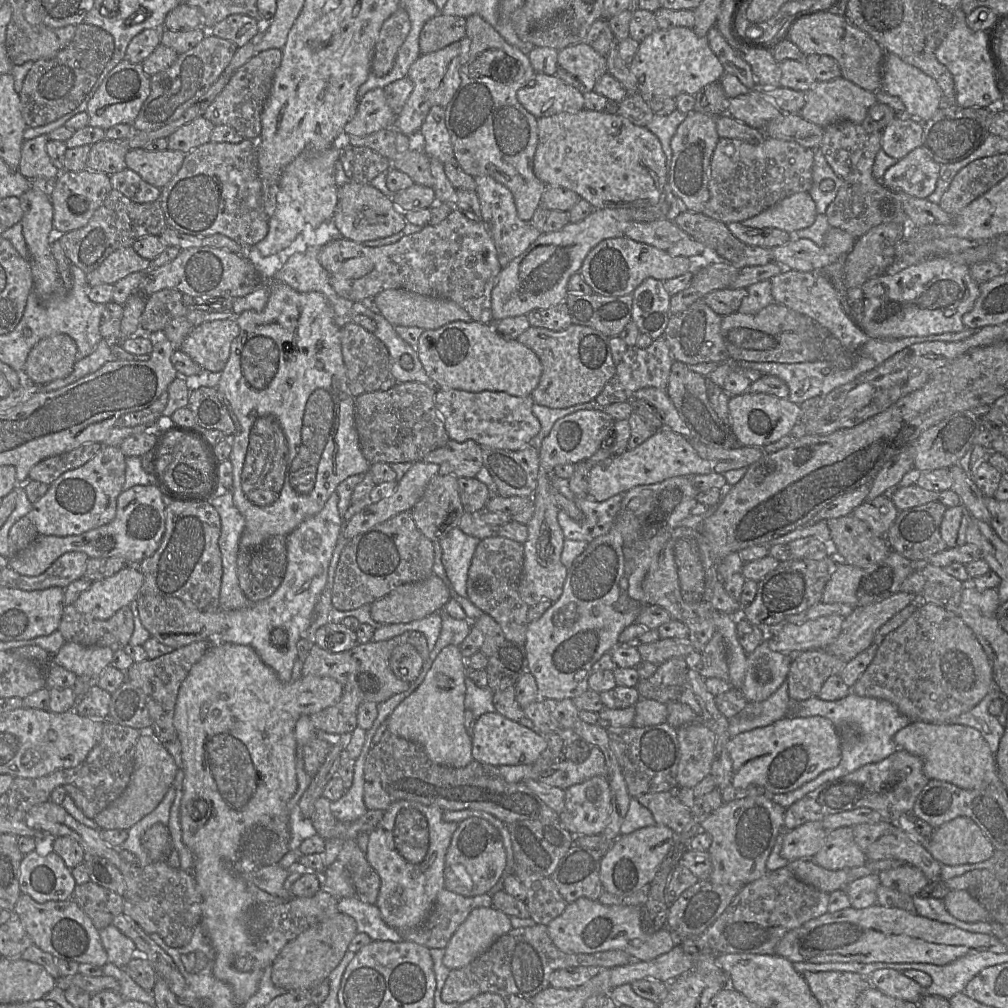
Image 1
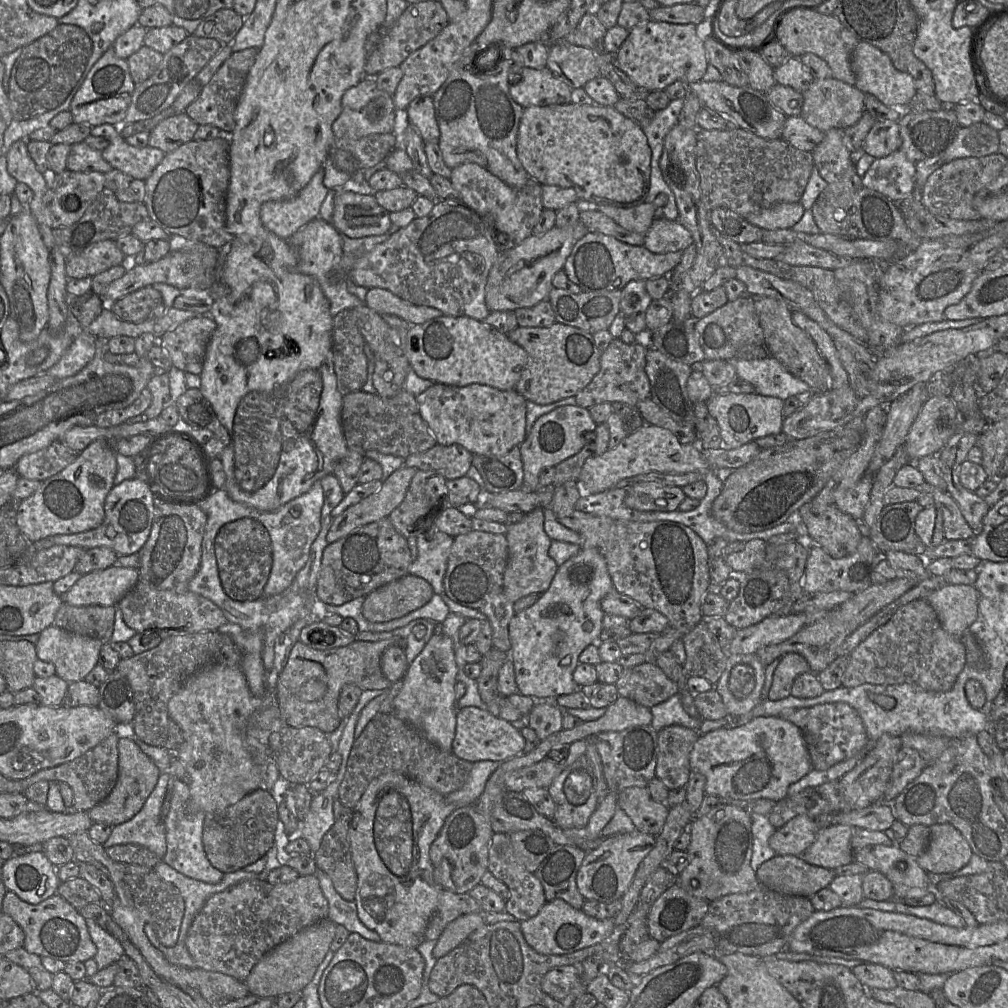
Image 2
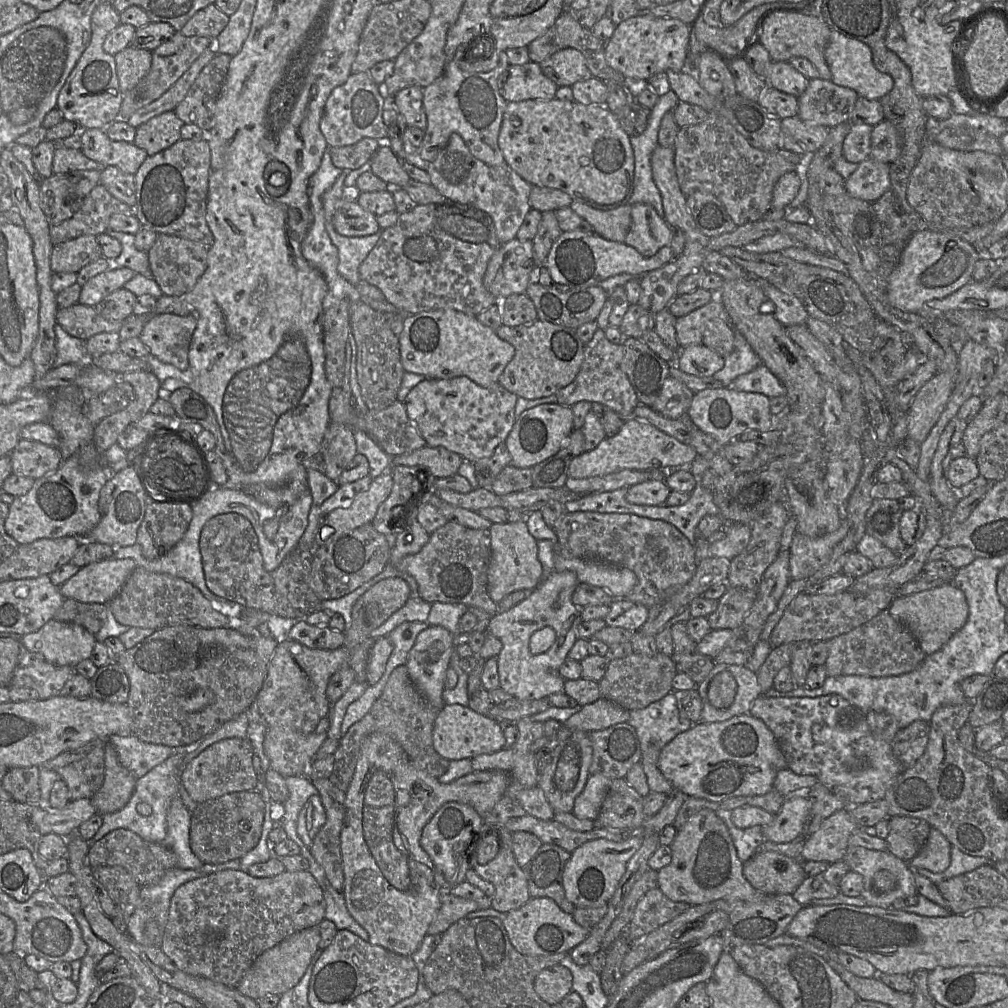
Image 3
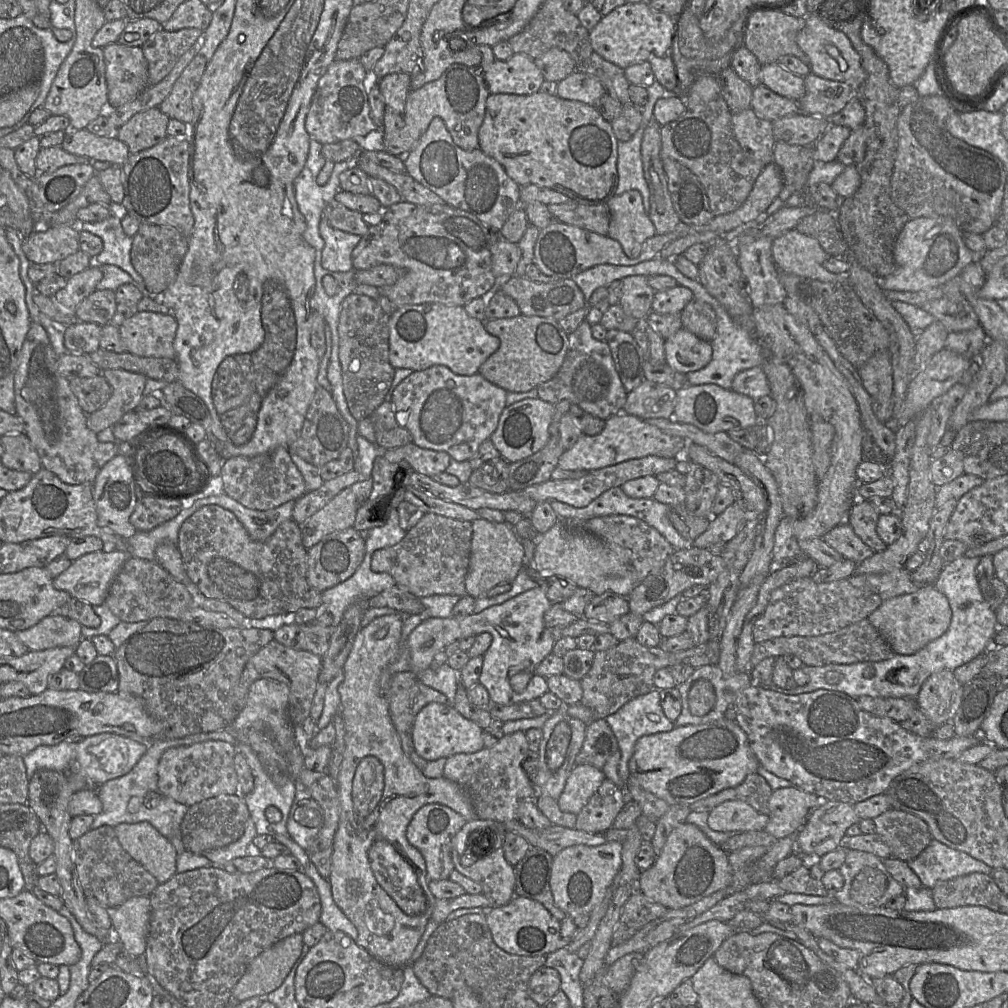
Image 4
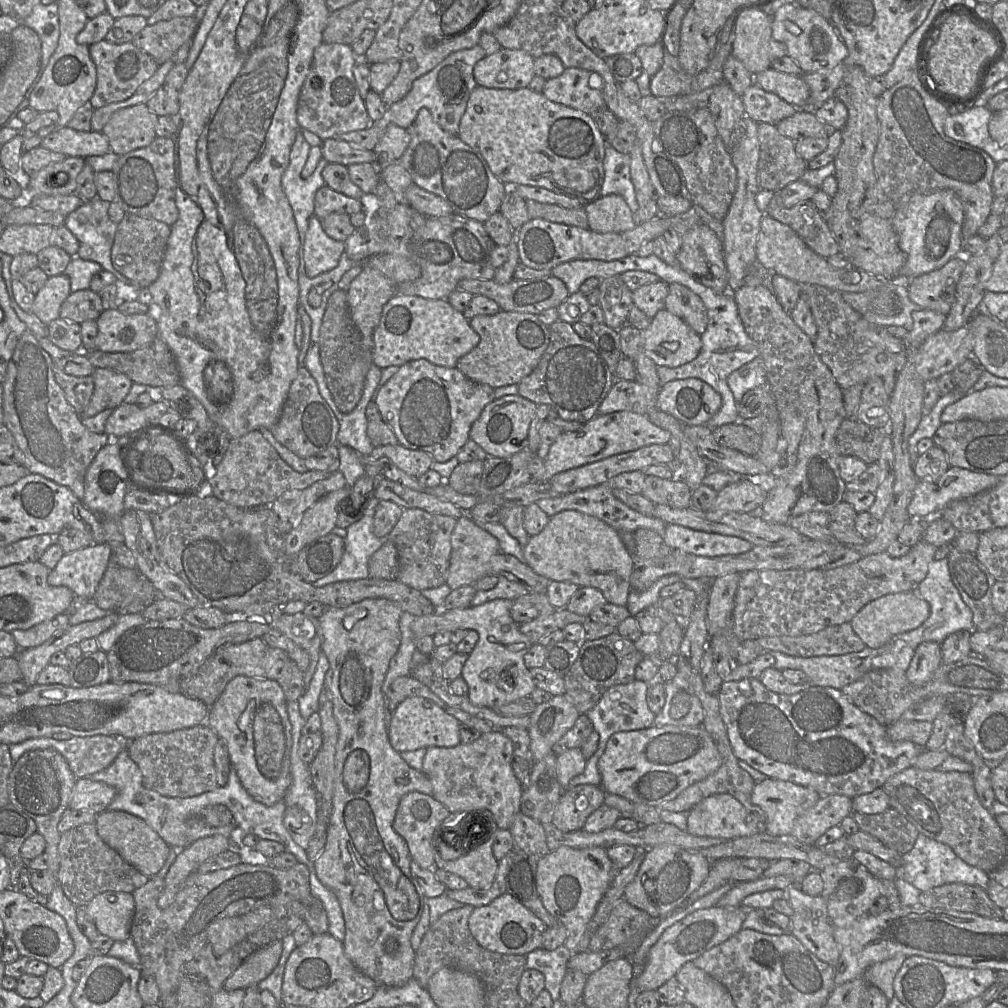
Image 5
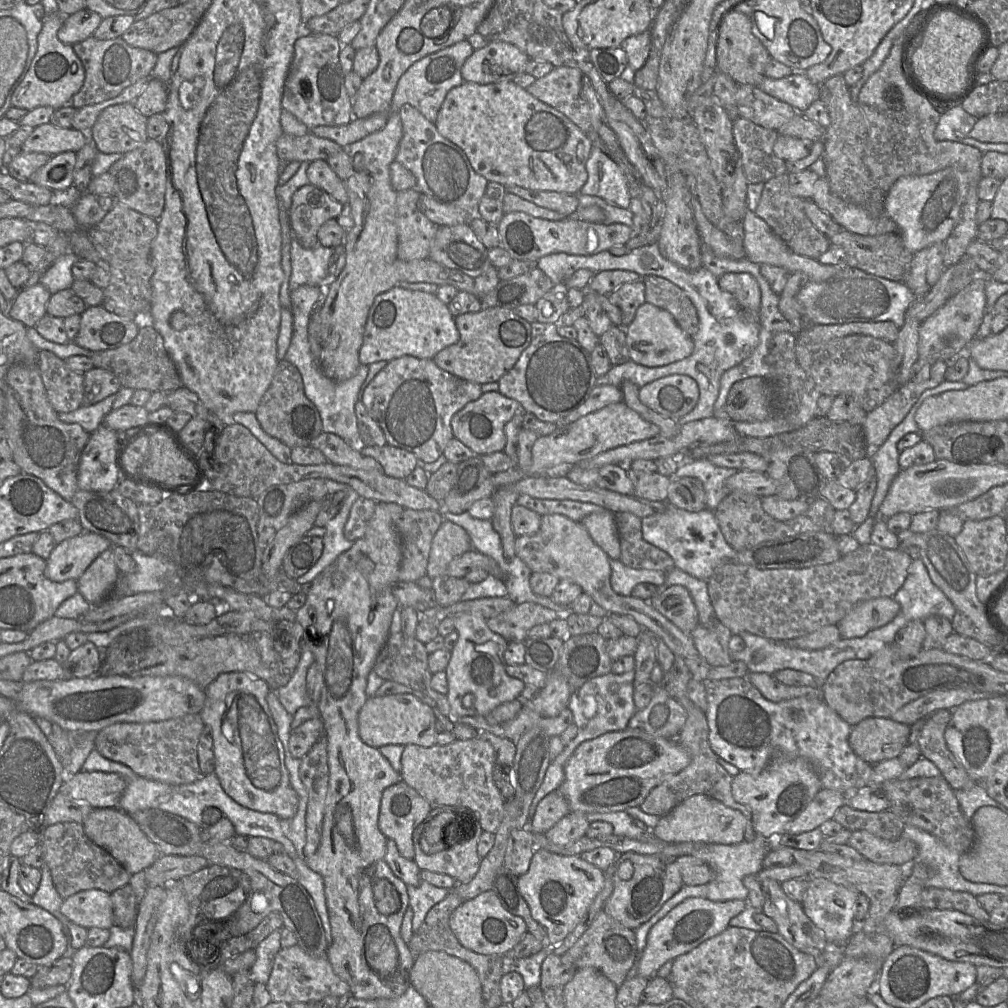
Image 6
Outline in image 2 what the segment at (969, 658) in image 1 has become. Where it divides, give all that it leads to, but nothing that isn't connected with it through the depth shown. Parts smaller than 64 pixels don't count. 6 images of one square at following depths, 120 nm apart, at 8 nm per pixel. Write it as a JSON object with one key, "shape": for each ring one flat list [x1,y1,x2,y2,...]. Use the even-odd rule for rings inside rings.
{"shape":[[918,599,899,608,891,619,873,631,848,655,849,661,842,678,844,687,863,684,915,684,928,691,949,691,967,664,966,648,962,638,950,635,942,627,937,613,924,599]]}

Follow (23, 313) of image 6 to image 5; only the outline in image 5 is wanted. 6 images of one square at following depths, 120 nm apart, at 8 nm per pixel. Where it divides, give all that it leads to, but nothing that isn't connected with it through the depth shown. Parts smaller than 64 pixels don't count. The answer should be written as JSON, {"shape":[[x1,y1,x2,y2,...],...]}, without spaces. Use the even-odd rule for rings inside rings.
{"shape":[[65,274,49,277,45,285,35,294,32,313,44,324,60,318,60,308,72,293,70,279]]}

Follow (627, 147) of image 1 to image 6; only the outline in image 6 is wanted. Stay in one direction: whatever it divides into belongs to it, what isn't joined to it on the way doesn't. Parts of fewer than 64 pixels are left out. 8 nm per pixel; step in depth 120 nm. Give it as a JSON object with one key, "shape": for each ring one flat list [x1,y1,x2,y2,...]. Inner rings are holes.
{"shape":[[512,80,490,84,464,81,447,93,434,124,443,137,465,152,473,169,489,182,578,194,587,181,586,162,593,148,587,134,564,114,541,102]]}

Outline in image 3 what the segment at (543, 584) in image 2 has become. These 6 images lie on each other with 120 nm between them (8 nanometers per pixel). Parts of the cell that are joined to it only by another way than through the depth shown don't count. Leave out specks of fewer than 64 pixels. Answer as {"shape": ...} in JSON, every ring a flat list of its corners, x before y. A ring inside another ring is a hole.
{"shape":[[525,520,493,523,488,531,492,556,487,589,493,601,498,603,513,592,537,588,543,581,546,571,538,558,538,541,529,533]]}

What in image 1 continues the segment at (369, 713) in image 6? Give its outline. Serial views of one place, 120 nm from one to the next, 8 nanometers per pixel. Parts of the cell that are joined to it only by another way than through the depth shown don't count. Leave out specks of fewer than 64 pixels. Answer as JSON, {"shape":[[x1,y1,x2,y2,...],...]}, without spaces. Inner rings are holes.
{"shape":[[497,712,483,714,475,720,471,740,473,759,496,767,533,764,548,747,542,735]]}

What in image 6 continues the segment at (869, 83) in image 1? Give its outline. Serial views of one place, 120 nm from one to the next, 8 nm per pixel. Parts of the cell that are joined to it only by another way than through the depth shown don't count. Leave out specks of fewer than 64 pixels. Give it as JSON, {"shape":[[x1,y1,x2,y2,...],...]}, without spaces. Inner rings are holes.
{"shape":[[739,11,724,15,718,29,716,45,716,71,730,76,738,85,751,84,759,87,764,78,766,63,772,59,766,47,751,31,750,18]]}

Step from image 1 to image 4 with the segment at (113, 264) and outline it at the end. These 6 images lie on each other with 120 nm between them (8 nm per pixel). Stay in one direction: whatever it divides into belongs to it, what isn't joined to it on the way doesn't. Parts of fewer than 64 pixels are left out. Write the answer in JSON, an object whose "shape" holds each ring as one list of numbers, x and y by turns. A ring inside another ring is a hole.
{"shape":[[42,226,23,237,21,248,31,263,55,264,79,251,75,226]]}

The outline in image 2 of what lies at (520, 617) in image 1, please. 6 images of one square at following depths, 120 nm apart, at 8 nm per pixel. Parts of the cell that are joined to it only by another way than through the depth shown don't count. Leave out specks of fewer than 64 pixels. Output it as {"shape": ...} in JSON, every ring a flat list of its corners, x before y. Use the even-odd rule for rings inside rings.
{"shape":[[471,530,454,537,443,579,443,593,452,601,476,609,487,616,492,626,493,648,510,652,509,623,516,615,514,603,504,592,504,573,509,558,505,535]]}

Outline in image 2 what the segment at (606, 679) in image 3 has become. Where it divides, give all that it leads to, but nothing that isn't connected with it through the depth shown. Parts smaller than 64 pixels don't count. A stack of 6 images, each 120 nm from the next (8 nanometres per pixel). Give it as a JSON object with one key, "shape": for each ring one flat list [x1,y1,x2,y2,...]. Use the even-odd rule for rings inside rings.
{"shape":[[649,661,625,668,615,686,620,697,648,708,666,701,680,691,676,682]]}

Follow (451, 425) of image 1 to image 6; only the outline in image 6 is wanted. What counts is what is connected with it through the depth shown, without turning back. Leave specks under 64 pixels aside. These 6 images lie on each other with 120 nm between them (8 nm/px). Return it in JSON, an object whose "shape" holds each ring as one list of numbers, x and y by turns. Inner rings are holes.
{"shape":[[402,356,387,362,363,389,359,401,382,429,387,445,413,453,419,462,430,463,442,456,447,443,454,438,451,428,452,417,466,404,480,398,483,393,480,384,461,379,439,368,433,360]]}

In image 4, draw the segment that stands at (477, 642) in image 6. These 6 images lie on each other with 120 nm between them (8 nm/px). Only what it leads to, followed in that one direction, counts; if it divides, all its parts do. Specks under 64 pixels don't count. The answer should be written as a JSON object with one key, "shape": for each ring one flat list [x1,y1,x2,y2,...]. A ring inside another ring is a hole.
{"shape":[[535,587,500,605,485,609,480,613,456,618,425,618,408,638,411,654,412,672,418,674,431,668,437,653,455,641,466,637,477,636,481,633,492,635,492,643,483,657,482,671,479,684,483,685,493,703,511,705,539,699,549,692,545,676,535,672,535,668,549,654,552,654,556,637,552,629,545,626,544,614,551,607,552,602,547,598,546,592,541,587],[528,671,531,679,521,692,516,692,512,687,512,678,518,673]]}

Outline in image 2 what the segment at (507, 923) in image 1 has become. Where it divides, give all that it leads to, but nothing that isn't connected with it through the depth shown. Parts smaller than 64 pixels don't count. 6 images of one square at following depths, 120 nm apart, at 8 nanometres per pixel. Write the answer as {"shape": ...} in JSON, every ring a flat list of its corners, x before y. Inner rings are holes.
{"shape":[[480,913,459,916,444,929,436,941,433,955,439,959,464,942,476,929,486,924]]}

